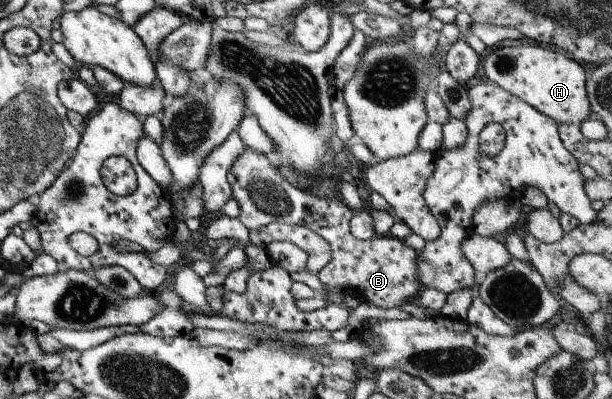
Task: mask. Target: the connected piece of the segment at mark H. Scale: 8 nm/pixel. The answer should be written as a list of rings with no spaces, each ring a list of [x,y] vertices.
[[[524,40],[518,46],[500,46],[492,50],[482,60],[482,72],[494,85],[552,118],[557,124],[579,125],[591,115],[584,70],[580,63],[566,58],[562,52],[554,52],[551,48],[529,44]]]

